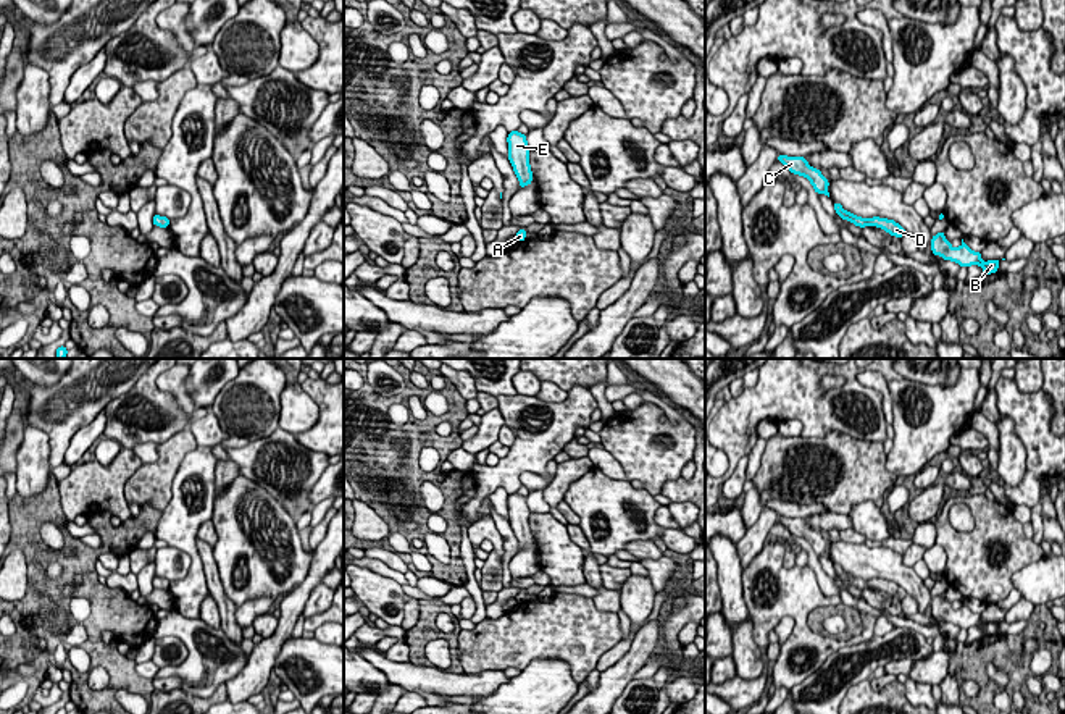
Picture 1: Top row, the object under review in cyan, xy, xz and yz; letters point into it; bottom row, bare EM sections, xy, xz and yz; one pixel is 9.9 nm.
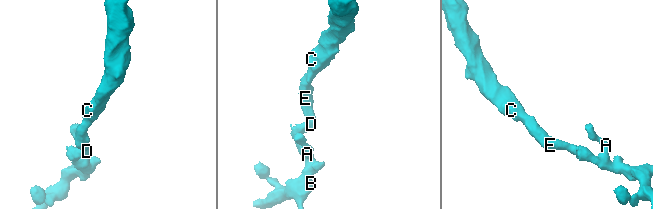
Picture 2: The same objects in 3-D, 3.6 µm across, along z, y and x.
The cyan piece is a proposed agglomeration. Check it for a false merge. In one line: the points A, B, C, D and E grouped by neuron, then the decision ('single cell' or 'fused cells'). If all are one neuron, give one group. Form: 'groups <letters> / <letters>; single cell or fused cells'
groups A B C D E; single cell

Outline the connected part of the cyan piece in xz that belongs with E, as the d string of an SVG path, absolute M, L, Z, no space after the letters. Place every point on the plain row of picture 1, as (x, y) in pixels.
M518 493L508 494L508 522L513 528L516 540L520 541L520 551L529 548L532 543L532 533L529 527L529 507L526 502L526 496L520 496Z

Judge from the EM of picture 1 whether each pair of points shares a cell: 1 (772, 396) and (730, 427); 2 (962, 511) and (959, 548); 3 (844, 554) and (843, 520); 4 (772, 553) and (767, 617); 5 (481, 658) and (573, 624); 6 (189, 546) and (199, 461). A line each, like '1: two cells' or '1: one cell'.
1: one cell
2: two cells
3: two cells
4: one cell
5: one cell
6: one cell

